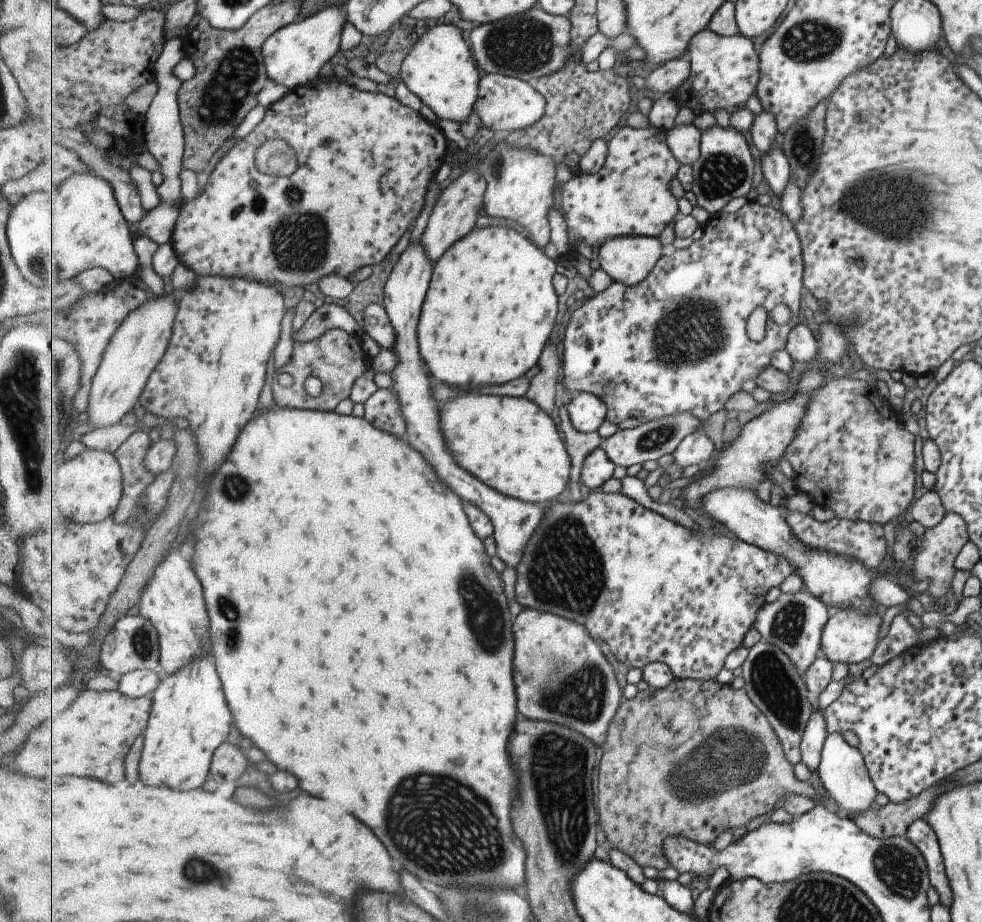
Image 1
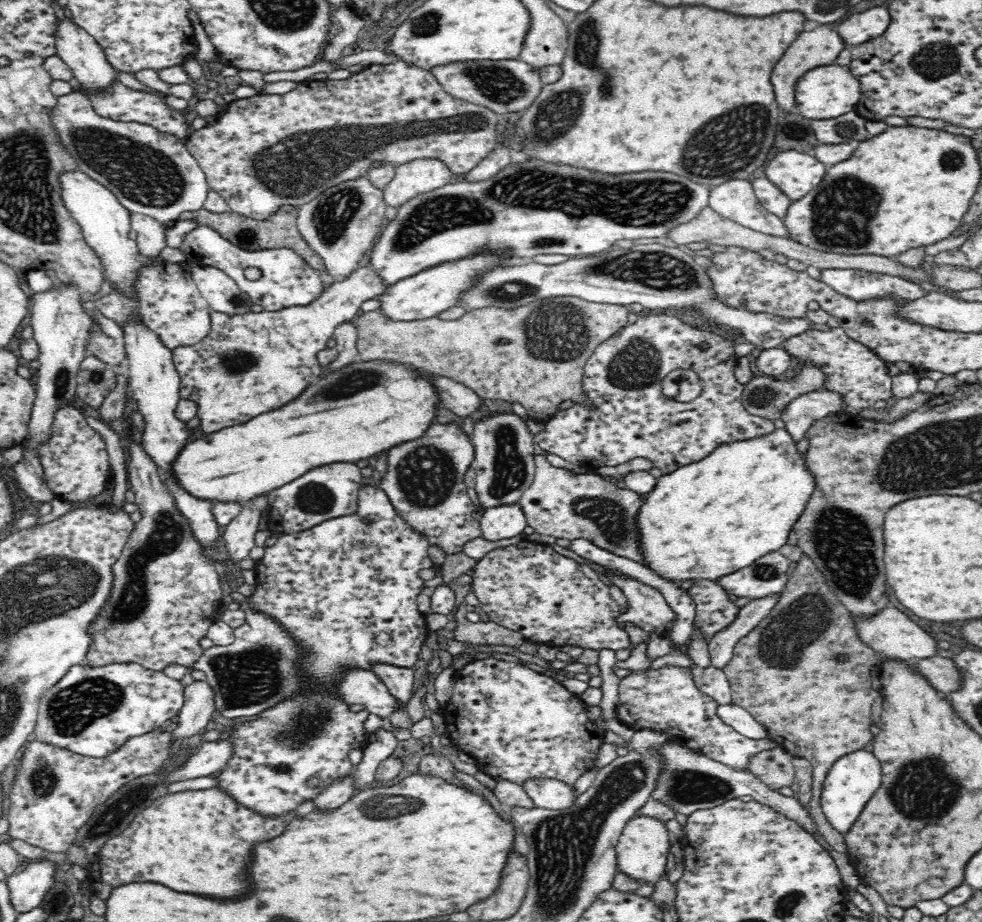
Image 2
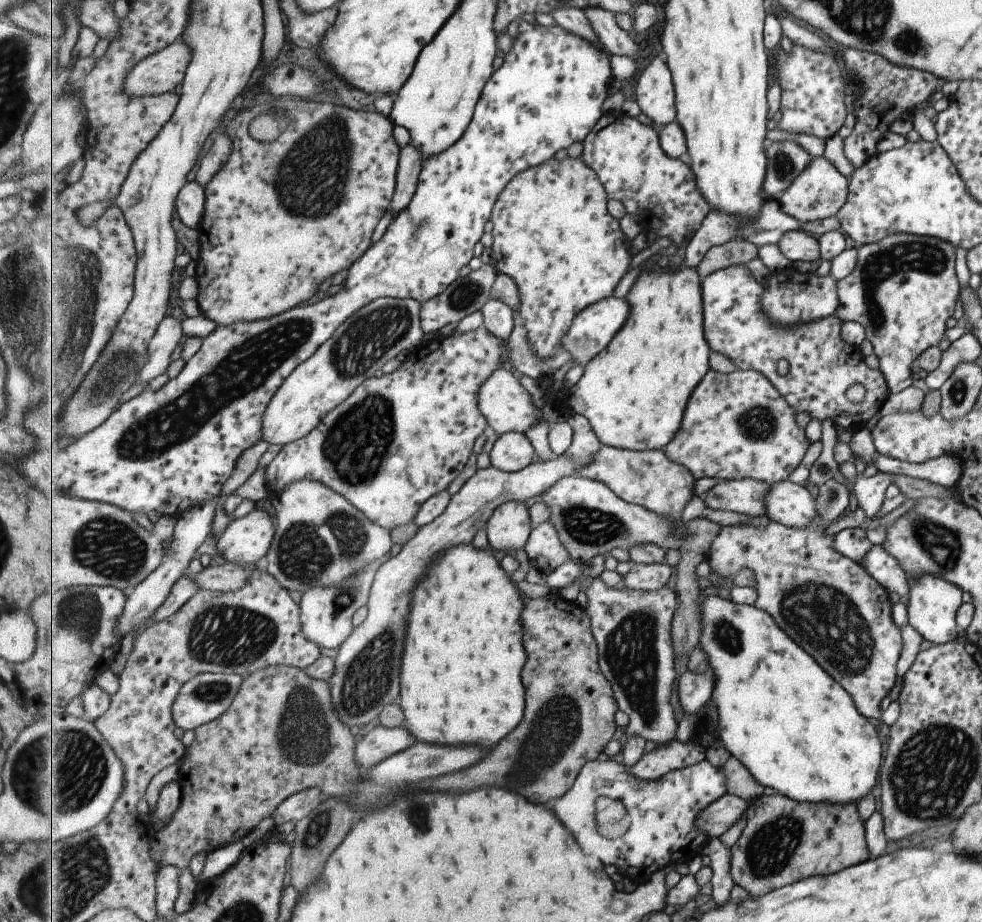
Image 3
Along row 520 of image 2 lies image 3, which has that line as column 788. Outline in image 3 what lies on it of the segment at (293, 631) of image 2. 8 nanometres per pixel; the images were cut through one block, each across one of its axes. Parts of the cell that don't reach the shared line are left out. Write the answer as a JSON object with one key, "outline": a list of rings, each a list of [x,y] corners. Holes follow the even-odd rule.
{"outline":[[[733,265],[718,270],[704,280],[704,329],[712,350],[728,357],[739,369],[753,369],[766,374],[796,412],[807,412],[811,419],[815,418],[819,422],[831,420],[834,428],[840,426],[851,433],[865,428],[867,420],[877,414],[889,394],[883,375],[876,369],[867,368],[853,345],[839,338],[841,322],[834,314],[808,323],[782,325],[762,311],[765,291],[766,286],[755,280],[746,265]],[[855,384],[861,384],[865,389],[859,402],[849,401],[845,397],[845,390]]]}

